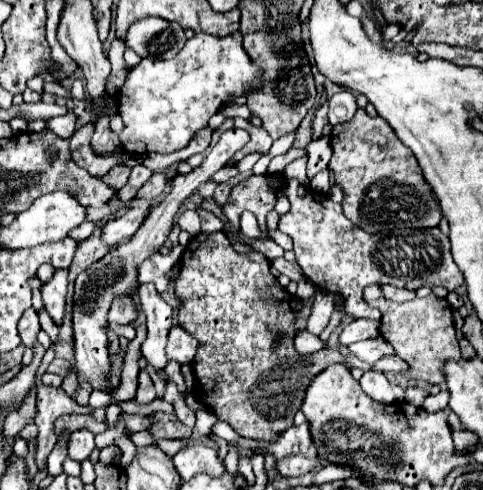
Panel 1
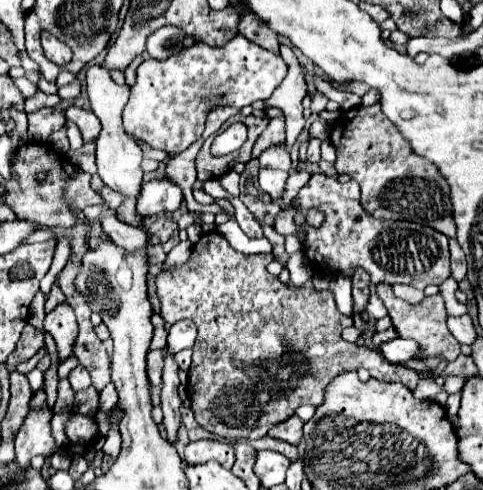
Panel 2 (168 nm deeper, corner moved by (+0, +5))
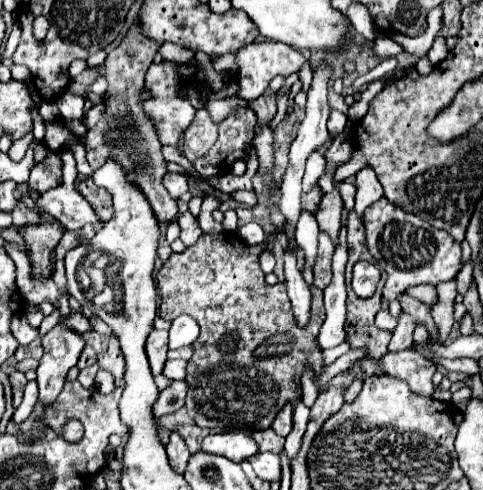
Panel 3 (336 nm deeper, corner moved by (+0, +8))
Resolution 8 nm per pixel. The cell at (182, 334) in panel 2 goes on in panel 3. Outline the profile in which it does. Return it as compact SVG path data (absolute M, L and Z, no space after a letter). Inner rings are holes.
M186 314L176 316L170 326L170 350L178 350L194 344L198 334L200 334L198 322L192 316L186 316Z

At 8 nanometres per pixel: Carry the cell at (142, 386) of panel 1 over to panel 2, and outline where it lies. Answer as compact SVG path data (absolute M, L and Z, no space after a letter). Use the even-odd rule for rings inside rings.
M164 349L150 351L150 353L148 353L148 379L150 379L152 387L160 385L162 367L164 367Z

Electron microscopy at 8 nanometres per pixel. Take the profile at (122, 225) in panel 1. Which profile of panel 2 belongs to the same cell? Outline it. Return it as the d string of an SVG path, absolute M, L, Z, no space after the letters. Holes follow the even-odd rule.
M152 179L144 183L144 189L138 201L138 211L148 217L176 211L182 199L184 195L176 183L172 183L170 179Z

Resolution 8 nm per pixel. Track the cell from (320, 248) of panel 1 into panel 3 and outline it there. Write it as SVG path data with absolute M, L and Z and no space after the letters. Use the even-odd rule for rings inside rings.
M386 198L370 204L364 212L364 226L366 226L366 246L372 254L378 268L386 272L386 284L382 290L382 298L392 302L398 294L406 288L416 284L438 284L452 280L460 268L460 244L452 240L452 236L444 230L432 228L428 222L402 212Z

